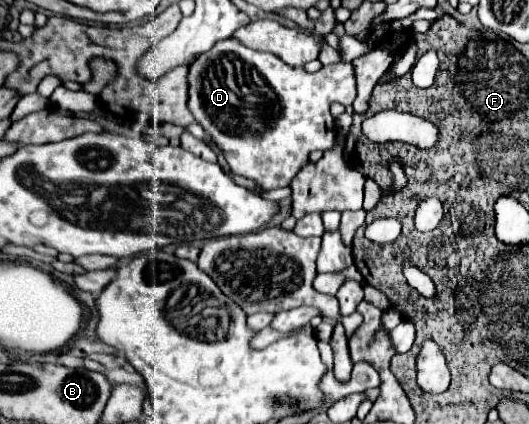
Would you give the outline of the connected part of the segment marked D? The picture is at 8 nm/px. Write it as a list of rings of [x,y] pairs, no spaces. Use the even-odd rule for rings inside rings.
[[[226,38],[214,44],[208,52],[202,52],[188,72],[188,108],[196,122],[210,134],[210,138],[224,152],[232,172],[258,180],[264,190],[288,186],[296,172],[310,160],[314,150],[330,150],[336,144],[336,122],[330,114],[330,106],[340,102],[352,106],[356,98],[356,80],[352,64],[330,64],[316,74],[304,72],[304,68],[292,68],[270,52],[258,52],[246,48],[240,40]]]

